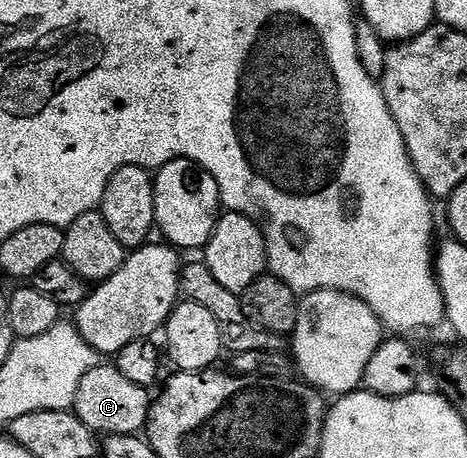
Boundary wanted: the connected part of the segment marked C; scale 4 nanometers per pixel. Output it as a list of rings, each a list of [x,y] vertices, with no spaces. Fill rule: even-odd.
[[[98,364],[79,378],[79,392],[75,392],[71,410],[77,419],[97,436],[111,434],[140,435],[146,429],[151,409],[150,391],[144,386],[127,380],[123,372],[119,372],[116,364]]]

